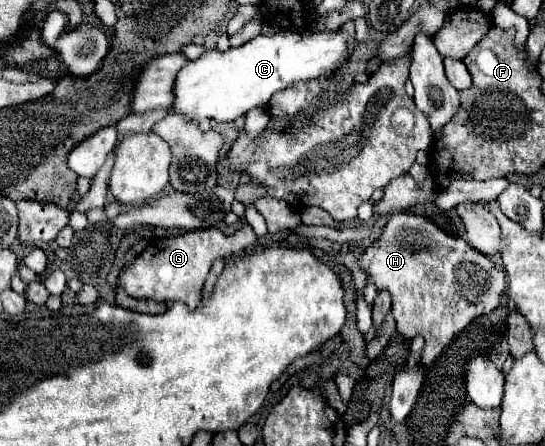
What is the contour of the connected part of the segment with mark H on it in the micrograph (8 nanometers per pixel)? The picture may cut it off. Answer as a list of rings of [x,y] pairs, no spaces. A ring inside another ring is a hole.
[[[407,212],[389,218],[381,238],[367,248],[359,262],[379,290],[391,292],[397,330],[407,338],[425,338],[423,366],[431,366],[471,320],[495,310],[507,290],[505,272],[491,258],[471,248],[463,238],[447,236],[423,216]]]

